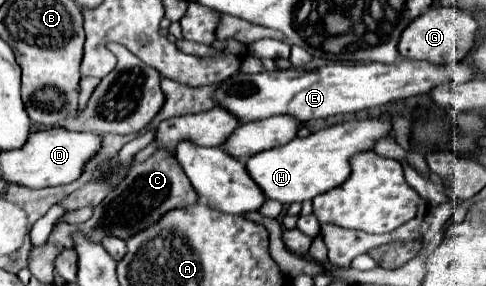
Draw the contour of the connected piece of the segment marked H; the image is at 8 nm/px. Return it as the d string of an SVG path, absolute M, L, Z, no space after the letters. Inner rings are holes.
M350 119L340 125L324 127L308 137L296 137L286 145L260 151L246 161L246 171L250 171L250 177L262 189L266 199L280 203L302 203L344 183L350 175L350 157L358 151L374 147L374 141L380 139L376 133L384 131L382 125L372 125L372 119Z

